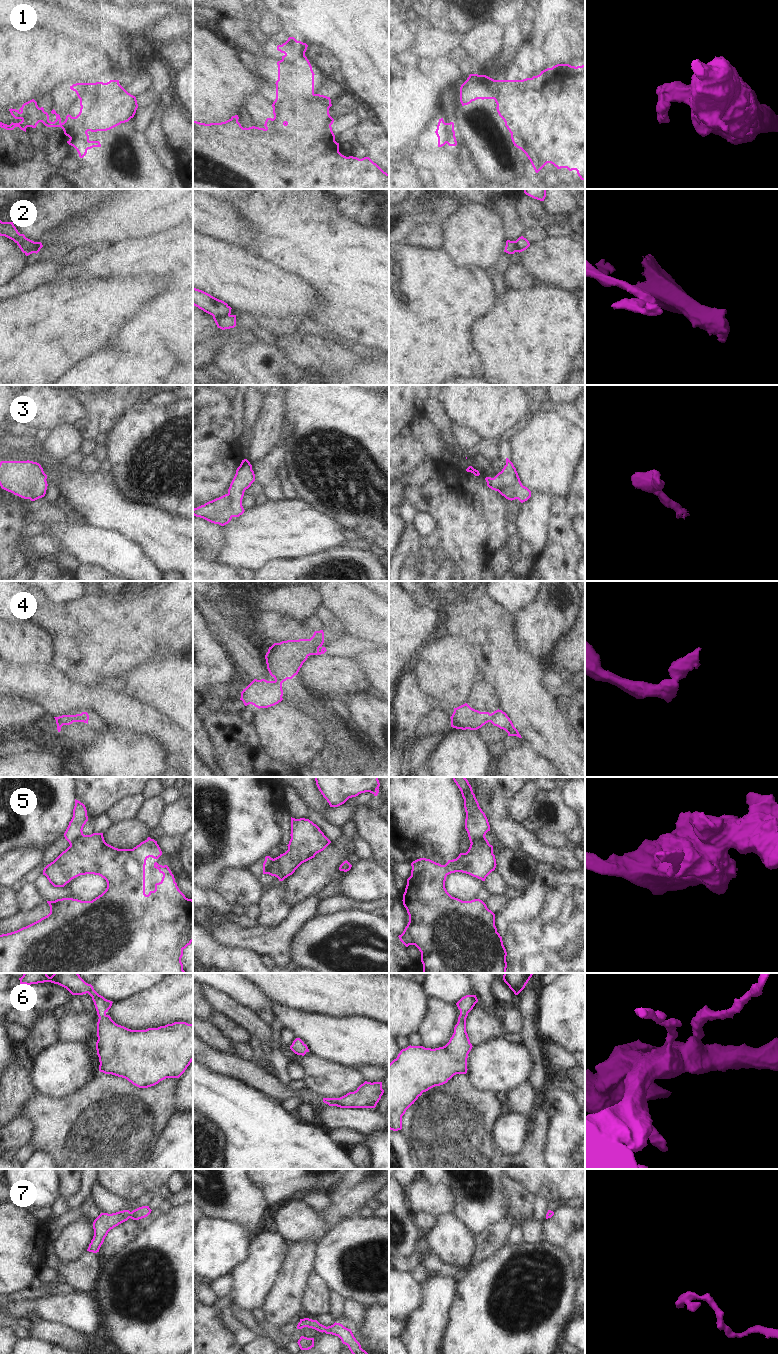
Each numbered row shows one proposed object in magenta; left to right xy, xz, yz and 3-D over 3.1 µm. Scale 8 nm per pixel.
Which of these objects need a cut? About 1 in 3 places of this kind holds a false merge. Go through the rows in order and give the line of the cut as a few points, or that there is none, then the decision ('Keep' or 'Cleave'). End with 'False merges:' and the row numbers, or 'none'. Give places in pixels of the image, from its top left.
1: Split along xz (313, 93), (308, 112), (297, 121), (274, 122). Cleave
2: Split along xz (229, 314), (213, 316). Cleave
3: No split. Keep
4: No split. Keep
5: Split along xy (83, 834), (78, 836), (70, 845). Cleave
6: No split. Keep
7: No split. Keep
False merges: 1, 2, 5

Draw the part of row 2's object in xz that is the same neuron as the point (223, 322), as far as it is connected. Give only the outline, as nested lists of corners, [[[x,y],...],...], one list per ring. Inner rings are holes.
[[[236,315],[228,316],[213,316],[213,319],[218,328],[225,330],[236,326]]]

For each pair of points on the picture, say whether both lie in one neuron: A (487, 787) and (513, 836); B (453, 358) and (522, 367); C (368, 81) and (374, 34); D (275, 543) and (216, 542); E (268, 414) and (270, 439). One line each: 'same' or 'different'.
A: same
B: different
C: same
D: different
E: same

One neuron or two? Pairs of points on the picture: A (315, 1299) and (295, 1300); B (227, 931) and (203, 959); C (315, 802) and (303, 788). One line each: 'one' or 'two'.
A: two
B: two
C: one

